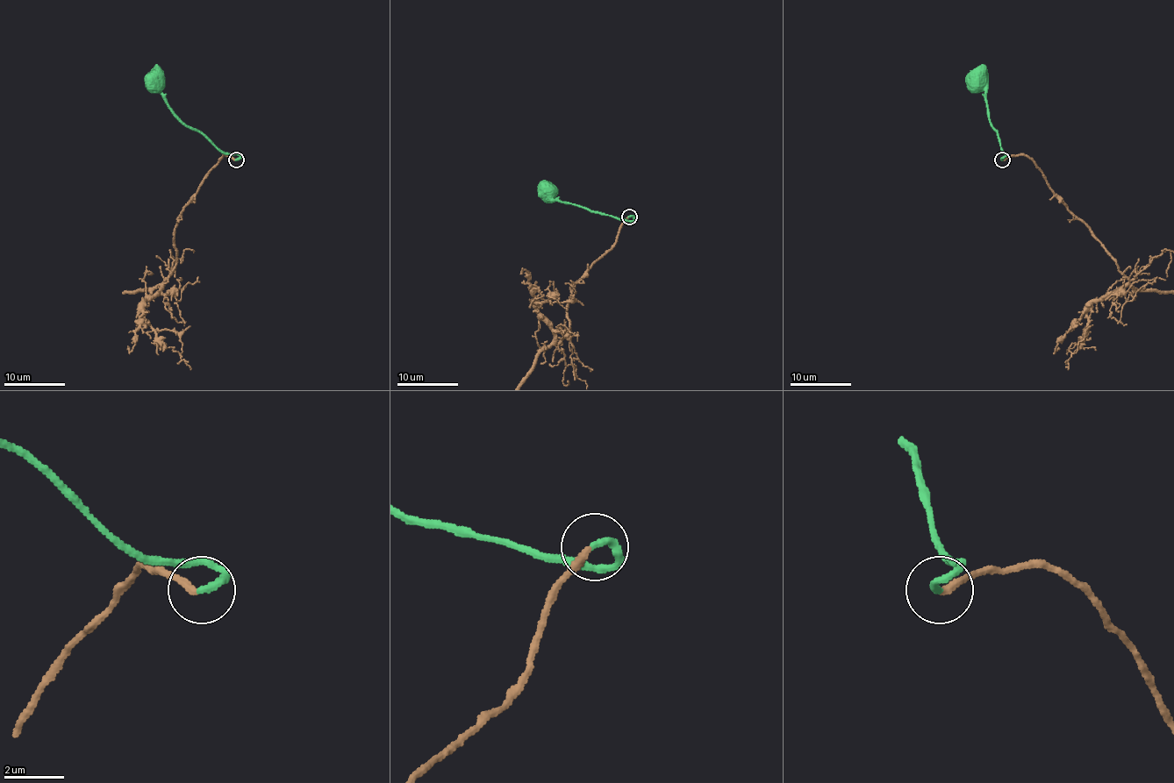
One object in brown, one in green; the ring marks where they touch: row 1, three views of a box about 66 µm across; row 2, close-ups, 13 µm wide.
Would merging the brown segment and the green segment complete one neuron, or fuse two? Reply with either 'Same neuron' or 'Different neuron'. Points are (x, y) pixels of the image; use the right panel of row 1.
Same neuron

